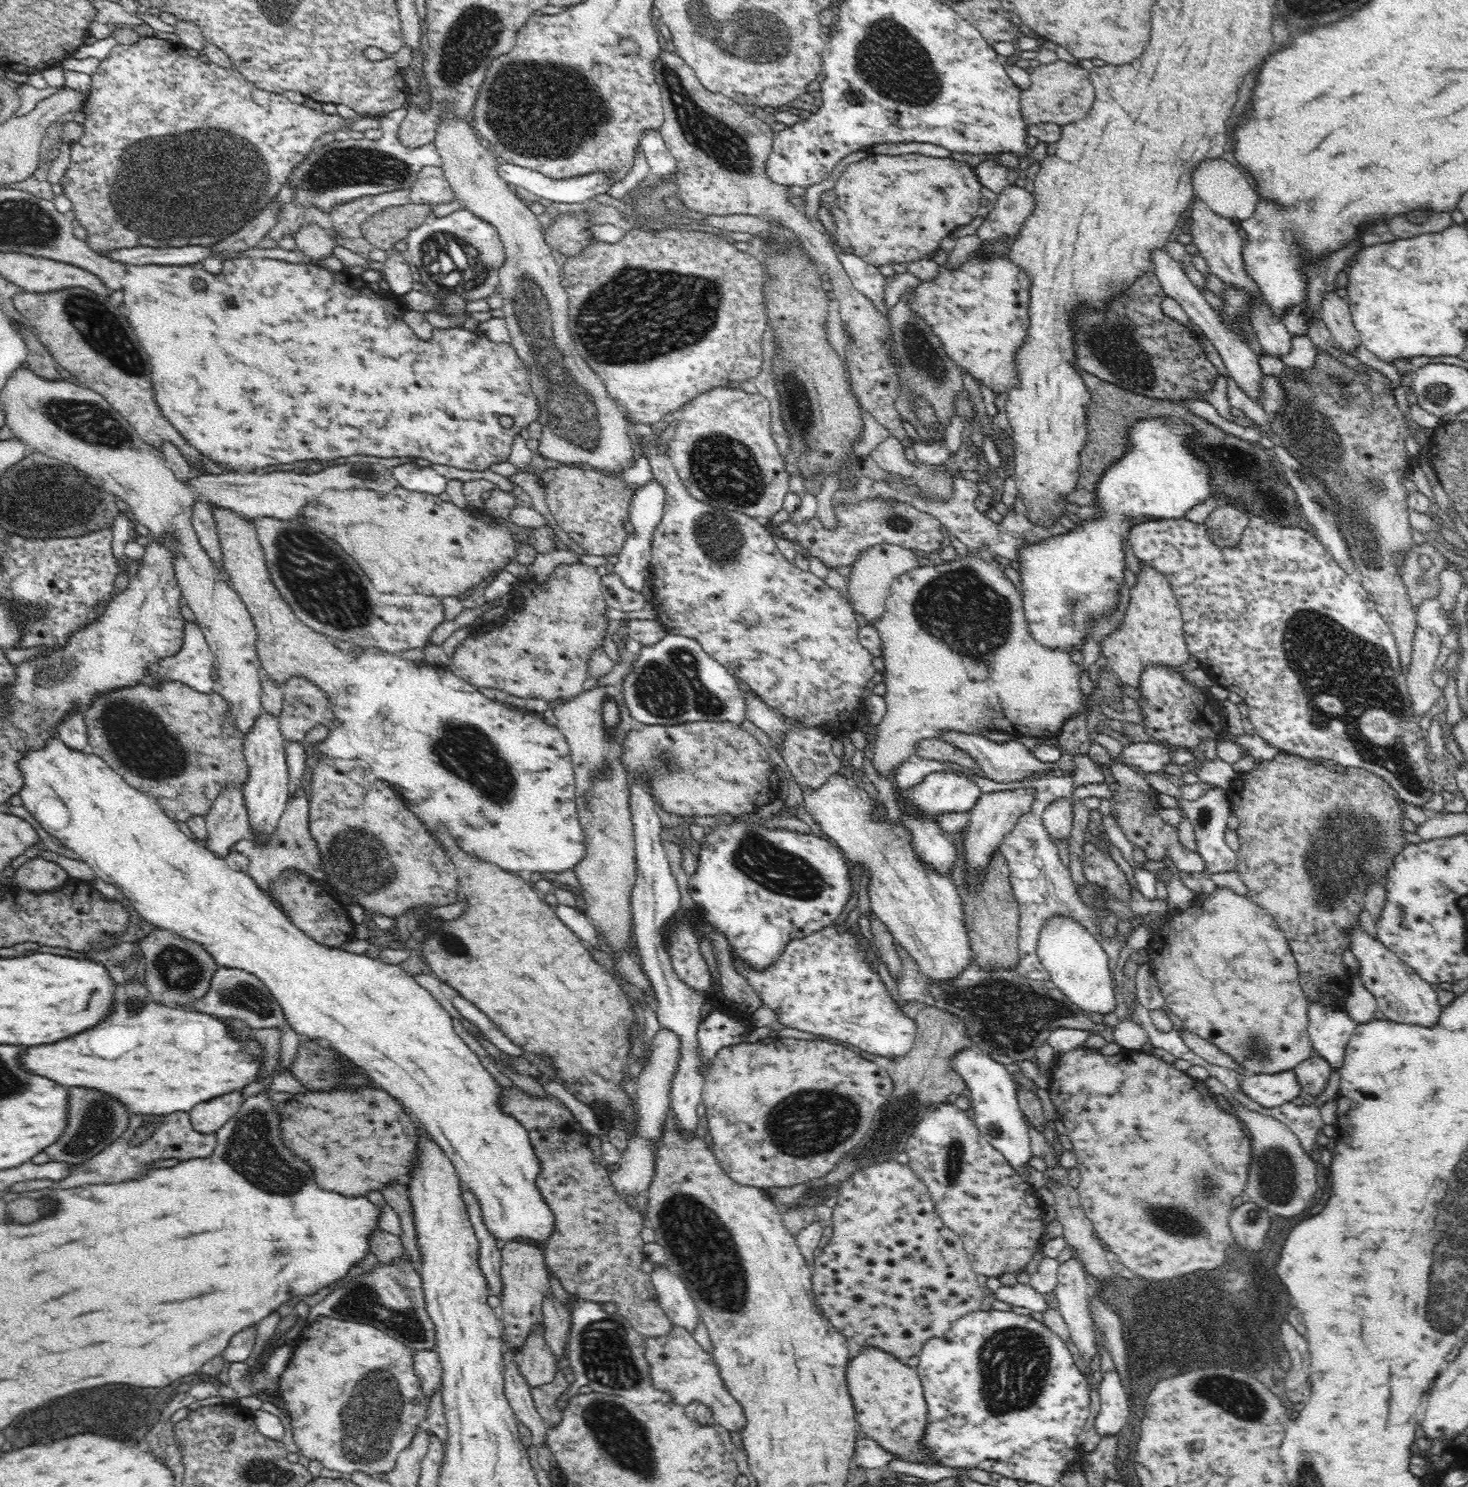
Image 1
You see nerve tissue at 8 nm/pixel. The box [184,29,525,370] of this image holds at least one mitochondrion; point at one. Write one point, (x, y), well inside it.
(342, 165)

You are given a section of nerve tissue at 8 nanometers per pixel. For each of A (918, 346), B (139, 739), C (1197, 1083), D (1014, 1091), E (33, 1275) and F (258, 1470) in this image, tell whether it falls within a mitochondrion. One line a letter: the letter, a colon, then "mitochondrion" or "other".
A: mitochondrion
B: mitochondrion
C: other
D: other
E: other
F: mitochondrion

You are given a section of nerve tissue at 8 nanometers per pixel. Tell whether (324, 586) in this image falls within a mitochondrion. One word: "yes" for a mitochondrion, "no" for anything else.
yes

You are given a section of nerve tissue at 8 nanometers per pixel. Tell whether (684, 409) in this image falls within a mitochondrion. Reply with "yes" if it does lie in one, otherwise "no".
no

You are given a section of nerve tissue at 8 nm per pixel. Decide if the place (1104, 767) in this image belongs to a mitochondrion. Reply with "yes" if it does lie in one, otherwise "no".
no

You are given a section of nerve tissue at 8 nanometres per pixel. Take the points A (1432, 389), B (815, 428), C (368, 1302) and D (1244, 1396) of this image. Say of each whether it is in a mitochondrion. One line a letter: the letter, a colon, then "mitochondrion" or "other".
A: mitochondrion
B: mitochondrion
C: mitochondrion
D: mitochondrion

